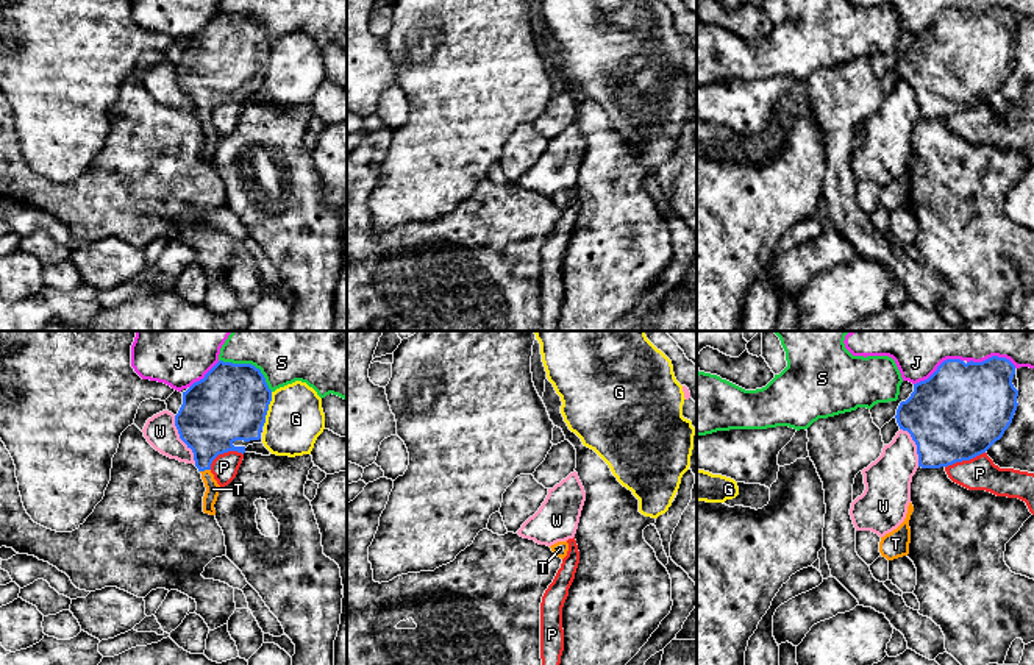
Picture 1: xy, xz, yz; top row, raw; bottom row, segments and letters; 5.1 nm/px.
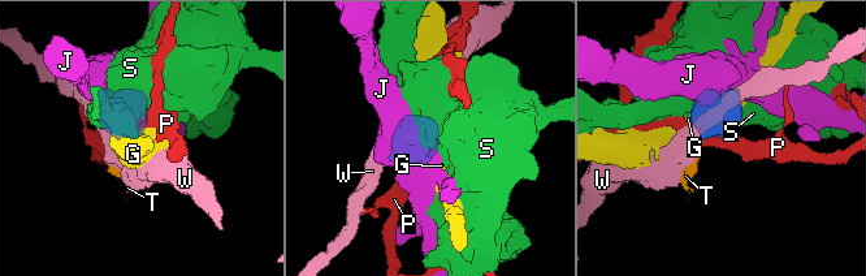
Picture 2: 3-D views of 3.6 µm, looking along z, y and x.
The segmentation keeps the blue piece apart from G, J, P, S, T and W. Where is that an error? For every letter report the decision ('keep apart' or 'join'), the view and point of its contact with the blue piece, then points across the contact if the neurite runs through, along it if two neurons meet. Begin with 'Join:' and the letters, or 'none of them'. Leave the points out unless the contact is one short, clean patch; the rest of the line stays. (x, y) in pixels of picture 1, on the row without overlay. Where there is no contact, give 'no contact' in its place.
Join: T
G: keep apart | xy (267, 60)
J: keep apart | yz (937, 17)
P: keep apart | yz (964, 110)
S: keep apart | xy (250, 14)
T: join | xy (205, 119) | across xy (210, 71), (205, 119), (213, 139)
W: keep apart | xy (181, 89)

